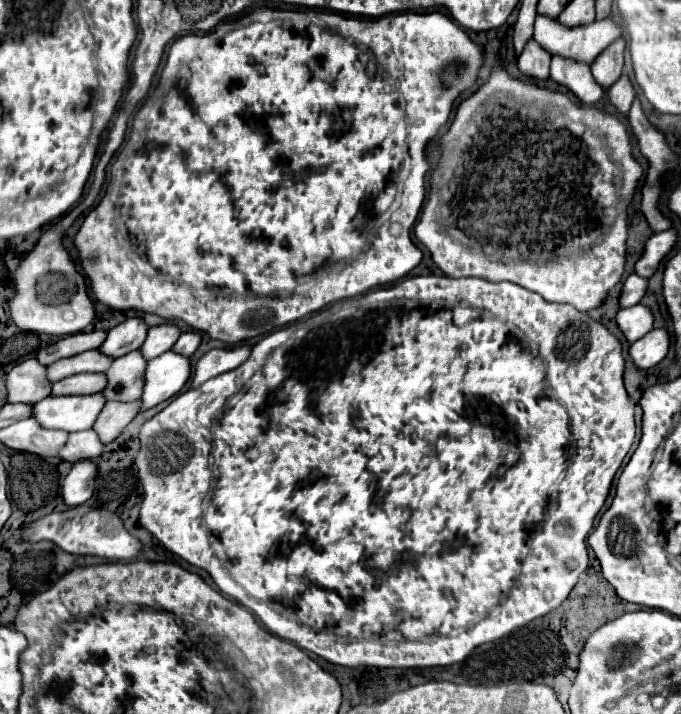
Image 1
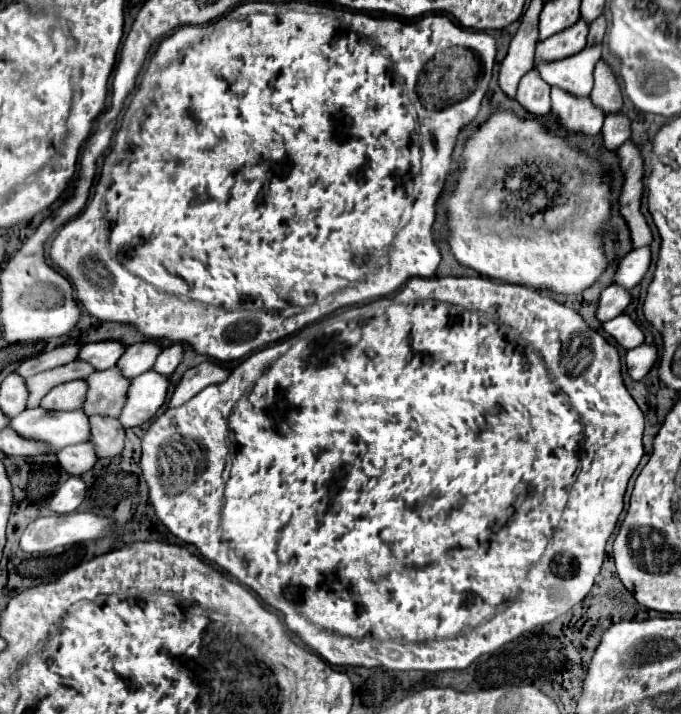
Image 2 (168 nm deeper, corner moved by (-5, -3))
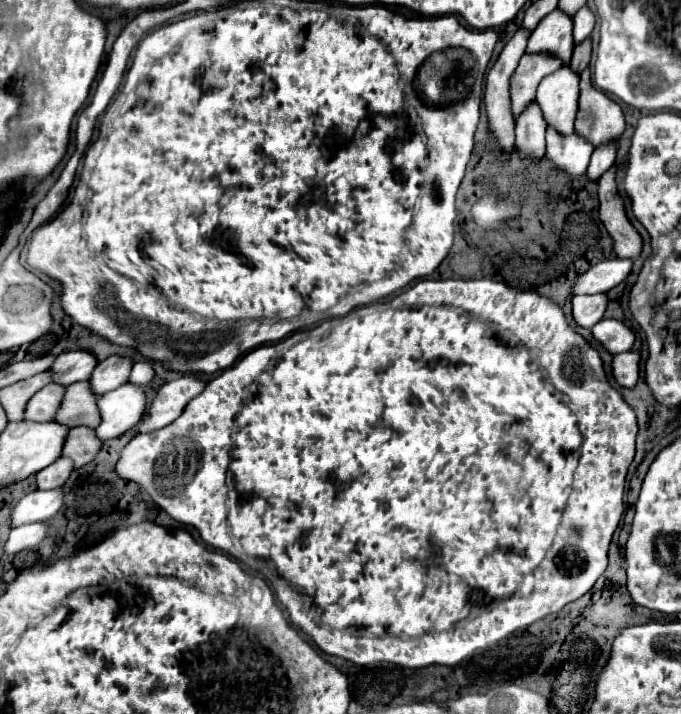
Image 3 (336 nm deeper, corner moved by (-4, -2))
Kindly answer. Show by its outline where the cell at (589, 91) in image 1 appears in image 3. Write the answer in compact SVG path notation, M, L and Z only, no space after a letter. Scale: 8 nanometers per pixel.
M553 126L547 128L547 158L555 162L557 168L567 170L571 176L581 176L593 152L591 140L573 132L569 136L559 134Z

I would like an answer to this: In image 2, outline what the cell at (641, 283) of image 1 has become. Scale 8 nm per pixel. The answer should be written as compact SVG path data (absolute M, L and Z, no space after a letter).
M610 285L610 287L606 287L600 293L598 309L596 309L596 319L604 323L604 321L620 315L626 309L628 303L630 303L628 291L622 289L622 287L618 287L618 285Z

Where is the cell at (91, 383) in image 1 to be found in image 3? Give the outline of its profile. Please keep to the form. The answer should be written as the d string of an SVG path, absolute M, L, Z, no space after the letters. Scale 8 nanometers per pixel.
M47 384L31 398L31 402L27 402L25 420L33 420L33 422L55 420L55 414L63 402L65 390L67 388L61 384Z

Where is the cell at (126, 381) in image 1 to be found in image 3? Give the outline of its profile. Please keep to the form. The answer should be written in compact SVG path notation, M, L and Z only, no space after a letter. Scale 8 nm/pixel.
M81 380L81 382L67 386L67 394L61 402L61 408L59 408L59 414L55 416L55 420L63 422L71 428L75 428L75 426L97 428L101 422L97 398L99 396L91 390L89 380Z

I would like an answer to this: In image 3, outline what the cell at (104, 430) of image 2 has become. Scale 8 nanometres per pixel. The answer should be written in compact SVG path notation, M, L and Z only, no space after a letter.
M77 426L67 436L63 456L73 458L75 468L81 468L93 462L101 450L103 450L103 440L95 434L95 430L87 426Z

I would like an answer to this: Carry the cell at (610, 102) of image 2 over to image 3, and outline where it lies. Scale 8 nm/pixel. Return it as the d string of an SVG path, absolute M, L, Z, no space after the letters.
M589 68L583 70L575 132L587 136L595 146L599 146L603 142L619 138L623 130L625 118L621 106L593 86Z

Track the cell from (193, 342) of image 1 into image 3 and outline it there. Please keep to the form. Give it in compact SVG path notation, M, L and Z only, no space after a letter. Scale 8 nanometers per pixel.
M143 360L143 362L137 362L137 364L133 366L133 372L131 372L129 382L149 384L153 378L155 378L155 368L153 368L153 364L147 362L147 360Z

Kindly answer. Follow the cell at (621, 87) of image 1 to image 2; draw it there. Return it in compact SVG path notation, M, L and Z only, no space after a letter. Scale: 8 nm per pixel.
M624 113L606 115L602 127L602 139L608 151L616 151L624 141L630 139L630 119Z

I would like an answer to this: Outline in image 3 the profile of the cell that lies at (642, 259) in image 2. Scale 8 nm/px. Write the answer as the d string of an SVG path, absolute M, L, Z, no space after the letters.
M615 258L615 260L605 260L595 264L589 272L581 274L573 294L599 294L599 292L609 292L617 284L621 284L633 268L631 258Z

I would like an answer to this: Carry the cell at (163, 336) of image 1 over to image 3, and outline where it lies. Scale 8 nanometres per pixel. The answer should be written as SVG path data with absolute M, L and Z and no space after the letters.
M111 356L111 358L99 362L93 376L89 378L91 388L97 394L105 394L105 392L119 388L121 384L125 384L129 380L133 364L135 362L131 358L123 358L123 356Z

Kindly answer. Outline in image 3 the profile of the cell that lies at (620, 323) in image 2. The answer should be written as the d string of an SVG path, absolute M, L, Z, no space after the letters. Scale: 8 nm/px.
M603 318L593 326L593 336L611 352L611 354L619 354L619 352L627 352L631 350L635 336L633 332L619 320L613 318Z

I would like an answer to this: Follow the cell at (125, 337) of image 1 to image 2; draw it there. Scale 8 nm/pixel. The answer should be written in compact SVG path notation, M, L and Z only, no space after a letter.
M104 341L104 343L88 343L80 349L78 357L80 361L90 363L96 371L104 371L116 365L116 361L120 359L120 355L124 353L124 345L120 345L118 341Z

